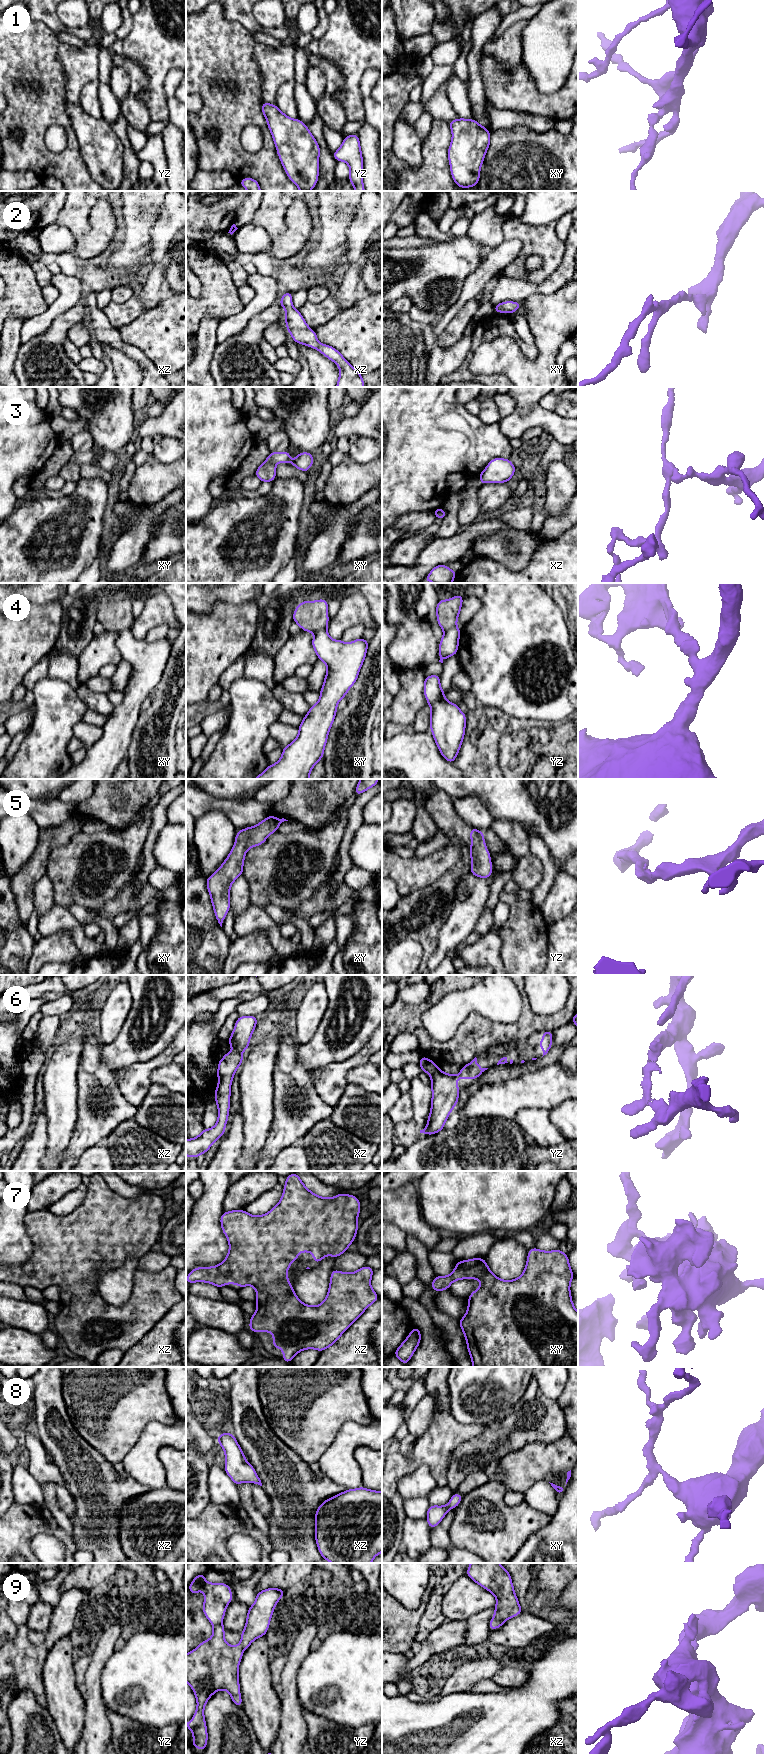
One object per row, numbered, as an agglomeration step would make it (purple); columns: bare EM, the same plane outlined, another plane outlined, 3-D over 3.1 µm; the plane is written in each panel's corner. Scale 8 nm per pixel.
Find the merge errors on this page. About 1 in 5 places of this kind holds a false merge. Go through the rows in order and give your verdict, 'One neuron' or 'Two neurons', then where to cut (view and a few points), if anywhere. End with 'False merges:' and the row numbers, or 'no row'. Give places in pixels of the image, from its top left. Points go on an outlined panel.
1: One neuron. No split
2: One neuron. No split
3: One neuron. No split
4: Two neurons. Split along xy (325, 627), (319, 628), (314, 632)
5: One neuron. No split
6: One neuron. No split
7: One neuron. No split
8: One neuron. No split
9: One neuron. No split
False merges: 4

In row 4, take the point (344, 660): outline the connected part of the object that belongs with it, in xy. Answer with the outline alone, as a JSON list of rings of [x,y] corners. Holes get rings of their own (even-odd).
[[[326,628],[314,632],[312,647],[327,665],[320,699],[303,717],[296,739],[282,748],[279,761],[254,779],[310,779],[311,770],[323,758],[337,705],[356,682],[369,643],[362,637],[349,643],[333,640]]]

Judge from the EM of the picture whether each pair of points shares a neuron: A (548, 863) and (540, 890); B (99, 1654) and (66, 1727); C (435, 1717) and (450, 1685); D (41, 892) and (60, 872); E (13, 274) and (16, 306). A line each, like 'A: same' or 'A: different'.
A: same
B: different
C: different
D: different
E: same

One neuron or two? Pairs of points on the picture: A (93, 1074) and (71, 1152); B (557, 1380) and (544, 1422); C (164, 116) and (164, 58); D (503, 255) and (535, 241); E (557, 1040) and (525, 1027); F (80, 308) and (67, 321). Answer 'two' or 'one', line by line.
A: one
B: two
C: one
D: two
E: two
F: one

